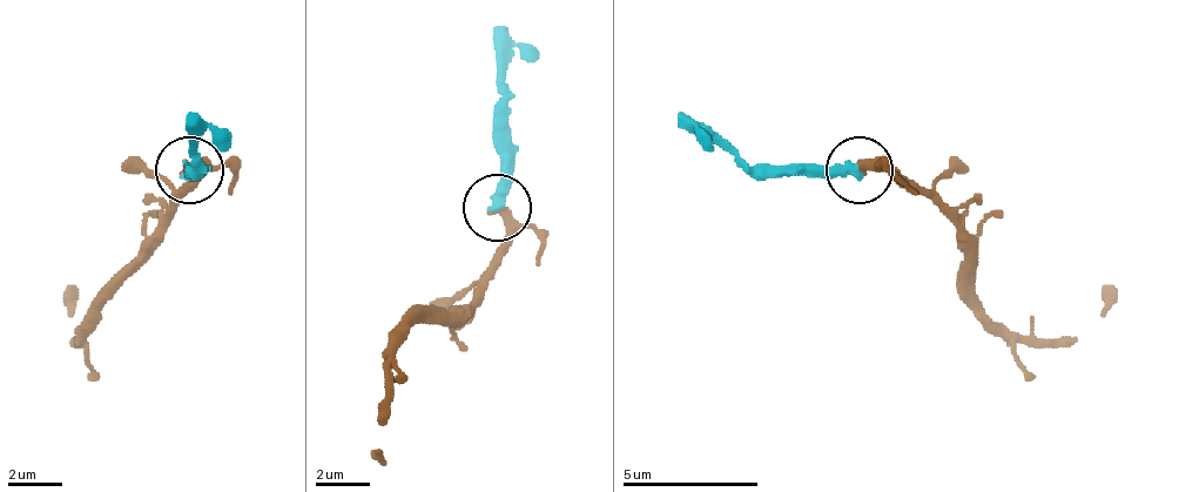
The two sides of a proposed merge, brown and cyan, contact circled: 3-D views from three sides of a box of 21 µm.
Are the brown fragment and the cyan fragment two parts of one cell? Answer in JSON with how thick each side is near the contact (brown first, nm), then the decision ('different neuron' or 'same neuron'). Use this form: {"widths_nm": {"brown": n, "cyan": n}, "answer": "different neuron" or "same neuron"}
{"widths_nm": {"brown": 280, "cyan": 440}, "answer": "same neuron"}

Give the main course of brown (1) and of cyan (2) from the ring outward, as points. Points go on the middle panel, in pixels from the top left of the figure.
1: (499, 206), (505, 247), (485, 287), (458, 314), (424, 314), (390, 348), (390, 409), (377, 422), (384, 463)
2: (499, 206), (499, 91), (492, 29)

